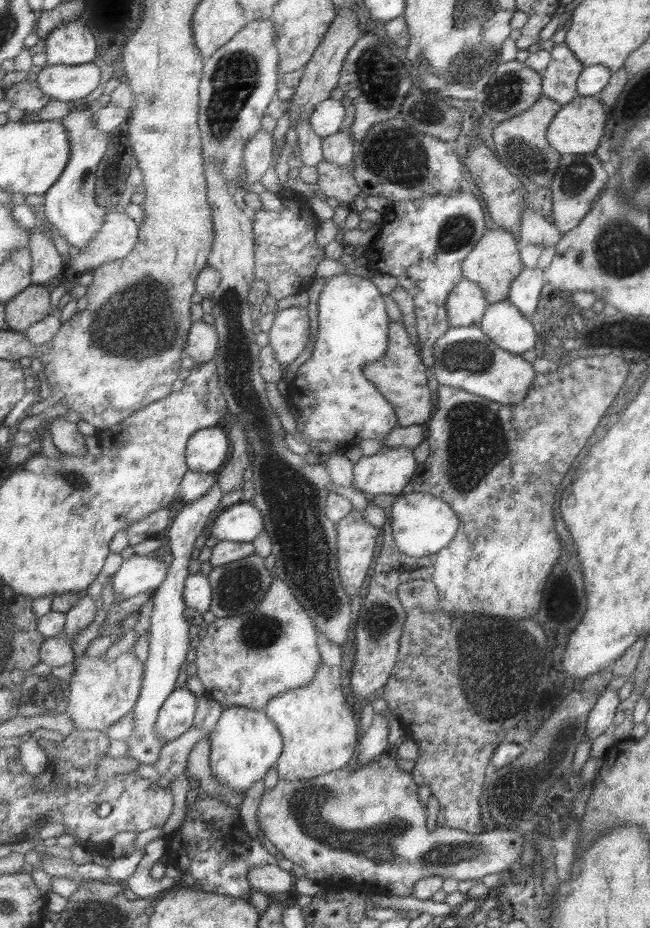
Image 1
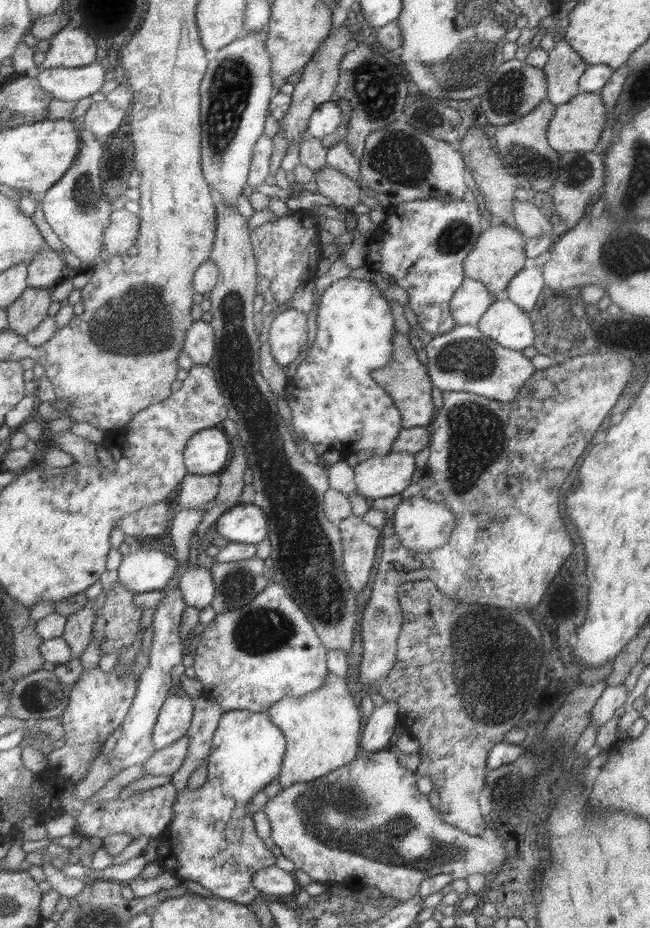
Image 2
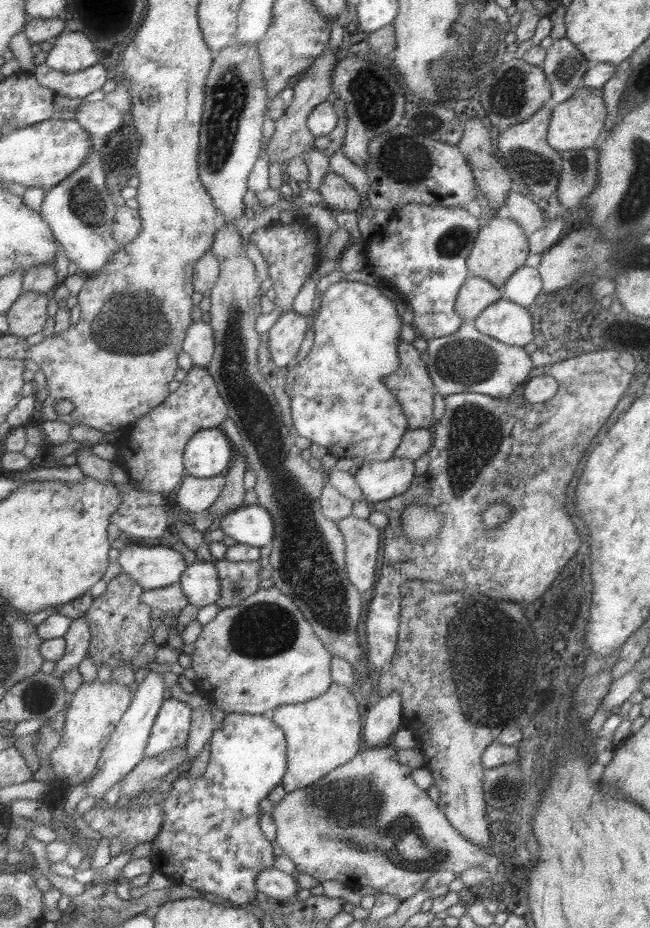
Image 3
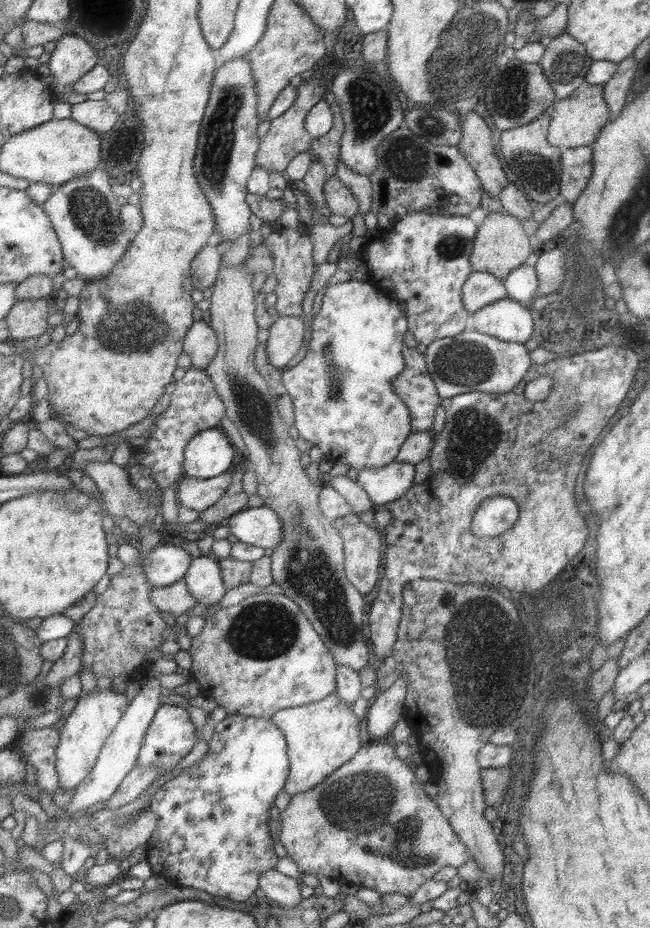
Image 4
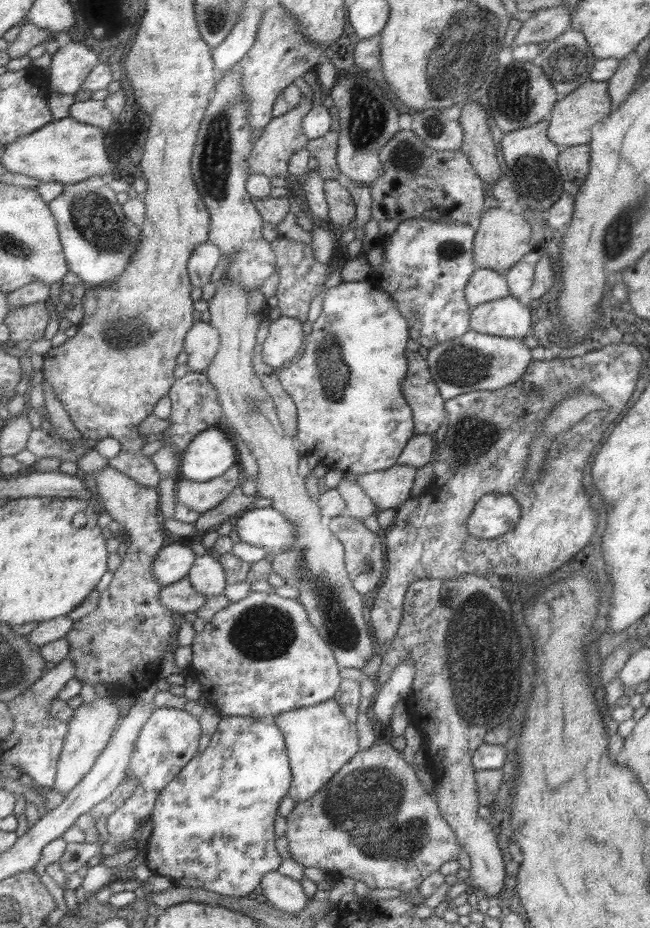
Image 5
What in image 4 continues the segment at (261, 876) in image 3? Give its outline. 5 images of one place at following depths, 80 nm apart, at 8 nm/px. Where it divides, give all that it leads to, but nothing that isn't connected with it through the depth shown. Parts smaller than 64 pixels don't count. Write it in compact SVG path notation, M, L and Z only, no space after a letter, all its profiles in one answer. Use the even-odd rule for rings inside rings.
M275 869L262 872L258 878L258 887L265 894L264 900L277 907L293 908L302 900L299 891L299 878L283 875Z

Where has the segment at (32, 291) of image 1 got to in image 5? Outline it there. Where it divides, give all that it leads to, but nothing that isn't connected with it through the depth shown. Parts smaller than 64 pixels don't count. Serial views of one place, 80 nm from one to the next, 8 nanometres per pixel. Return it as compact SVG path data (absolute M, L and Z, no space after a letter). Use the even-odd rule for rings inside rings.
M45 301L10 310L6 324L10 328L10 344L28 340L31 343L42 340L51 320L51 309Z

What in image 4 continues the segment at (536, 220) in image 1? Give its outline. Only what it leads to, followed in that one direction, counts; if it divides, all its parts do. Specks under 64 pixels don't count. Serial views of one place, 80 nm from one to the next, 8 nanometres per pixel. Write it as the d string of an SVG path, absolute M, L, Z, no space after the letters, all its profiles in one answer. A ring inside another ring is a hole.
M508 181L498 194L498 198L503 211L521 221L523 230L528 237L533 235L538 224L533 221L531 204L529 204L526 195L521 193L518 183Z

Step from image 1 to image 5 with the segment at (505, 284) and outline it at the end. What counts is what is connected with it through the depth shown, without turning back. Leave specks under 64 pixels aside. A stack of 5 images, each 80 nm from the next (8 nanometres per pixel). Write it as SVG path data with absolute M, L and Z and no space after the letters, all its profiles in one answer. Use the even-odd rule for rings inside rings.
M500 207L484 210L472 242L473 260L476 266L502 274L511 268L521 260L523 254L534 249L529 240L531 235L529 225L529 219L526 219L520 211L505 211Z

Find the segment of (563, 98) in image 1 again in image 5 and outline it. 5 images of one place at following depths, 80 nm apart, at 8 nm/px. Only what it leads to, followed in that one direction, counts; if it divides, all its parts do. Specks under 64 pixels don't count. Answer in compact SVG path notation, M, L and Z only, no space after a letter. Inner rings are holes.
M569 27L548 42L546 48L540 51L537 63L561 98L588 81L595 61L585 37Z

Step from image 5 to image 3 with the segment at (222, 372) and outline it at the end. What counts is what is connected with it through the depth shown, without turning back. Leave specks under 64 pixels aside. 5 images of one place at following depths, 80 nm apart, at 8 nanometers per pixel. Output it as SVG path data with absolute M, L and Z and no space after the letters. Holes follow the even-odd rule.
M218 221L214 232L210 253L218 262L218 278L209 294L211 315L210 328L213 330L214 352L210 364L206 367L215 381L219 396L227 407L227 418L235 423L242 438L240 451L245 458L247 469L255 474L254 492L259 506L271 515L273 521L269 565L273 587L277 587L299 608L306 621L314 630L315 636L322 642L325 650L342 658L350 664L361 657L357 645L357 622L361 618L362 598L360 592L347 580L344 564L344 538L336 522L324 517L320 505L320 494L325 482L321 469L313 469L307 461L301 459L299 448L295 447L294 437L289 436L289 427L285 427L281 418L280 406L272 388L264 381L257 366L257 348L260 335L255 332L257 305L261 298L260 280L256 277L253 263L245 255L246 246L241 243L239 224Z

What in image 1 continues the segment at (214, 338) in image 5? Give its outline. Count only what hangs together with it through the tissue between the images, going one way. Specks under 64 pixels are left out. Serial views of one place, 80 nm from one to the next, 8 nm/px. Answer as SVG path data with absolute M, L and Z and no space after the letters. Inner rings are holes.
M198 321L190 327L190 337L186 338L187 356L194 364L203 364L213 359L217 349L216 330L213 326Z

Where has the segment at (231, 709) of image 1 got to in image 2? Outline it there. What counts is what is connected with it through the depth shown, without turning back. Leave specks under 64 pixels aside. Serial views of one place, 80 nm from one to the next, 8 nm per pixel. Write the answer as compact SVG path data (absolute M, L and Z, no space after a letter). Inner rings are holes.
M230 710L225 711L220 716L218 725L216 726L215 732L212 734L212 741L210 744L210 753L207 756L207 777L202 786L199 786L196 790L189 791L185 788L185 791L179 792L175 796L175 802L173 802L173 815L171 815L171 821L167 825L166 830L157 838L157 858L155 862L159 863L159 866L163 868L163 871L173 874L179 880L192 880L197 882L211 892L214 897L223 898L235 904L249 906L253 900L260 896L261 893L251 884L251 877L254 872L259 869L271 866L275 864L275 856L271 854L267 848L265 848L263 842L257 838L251 812L245 809L245 806L251 801L251 798L273 779L278 778L281 770L281 760L283 760L285 750L285 739L283 733L277 728L269 718L266 711L261 712L249 712L248 710Z

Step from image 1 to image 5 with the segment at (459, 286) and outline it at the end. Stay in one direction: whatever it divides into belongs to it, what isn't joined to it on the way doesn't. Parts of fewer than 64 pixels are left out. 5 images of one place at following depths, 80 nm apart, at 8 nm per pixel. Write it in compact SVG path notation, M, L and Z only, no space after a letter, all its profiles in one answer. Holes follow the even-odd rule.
M478 267L471 273L464 294L470 310L485 302L510 296L502 273Z

